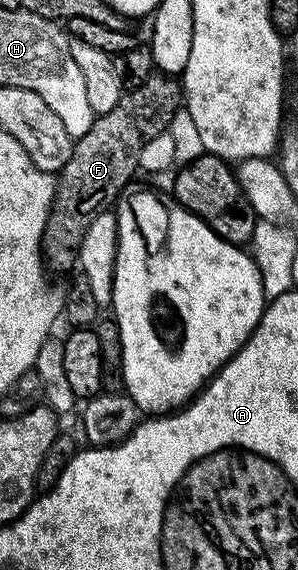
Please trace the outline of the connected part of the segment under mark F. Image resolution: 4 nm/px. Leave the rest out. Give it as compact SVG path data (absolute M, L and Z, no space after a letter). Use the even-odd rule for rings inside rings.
M153 72L138 88L127 91L119 106L93 117L90 132L75 139L70 160L58 171L56 195L44 229L42 257L53 275L77 265L80 245L93 218L101 210L115 207L120 195L129 189L128 181L140 170L143 146L165 133L179 110L181 113L181 83L175 77Z

